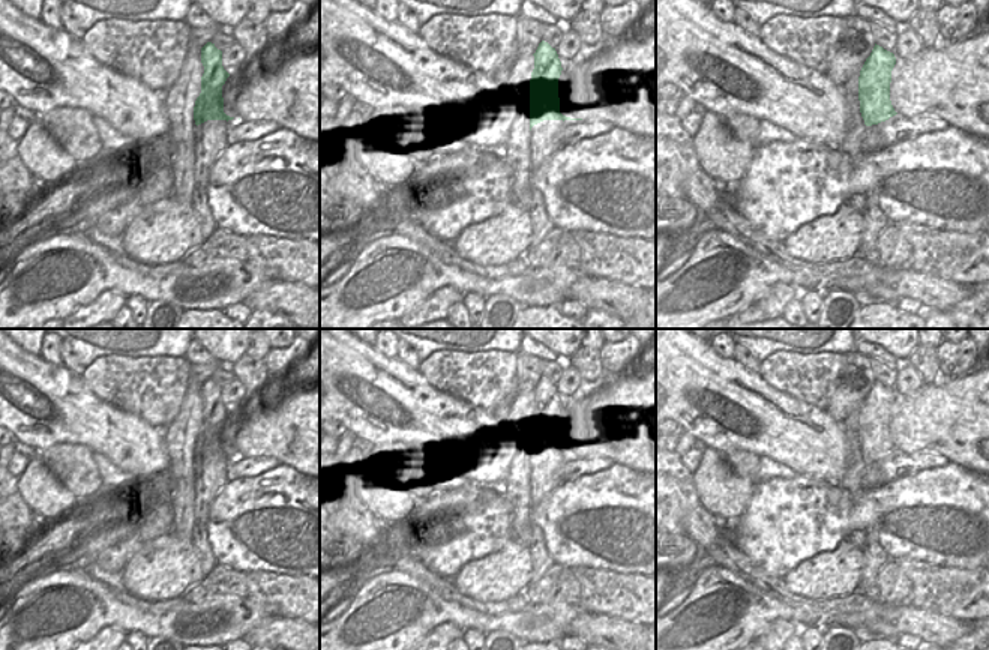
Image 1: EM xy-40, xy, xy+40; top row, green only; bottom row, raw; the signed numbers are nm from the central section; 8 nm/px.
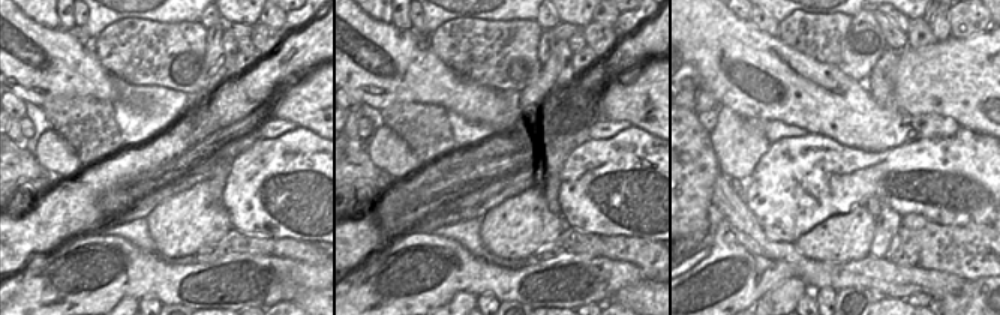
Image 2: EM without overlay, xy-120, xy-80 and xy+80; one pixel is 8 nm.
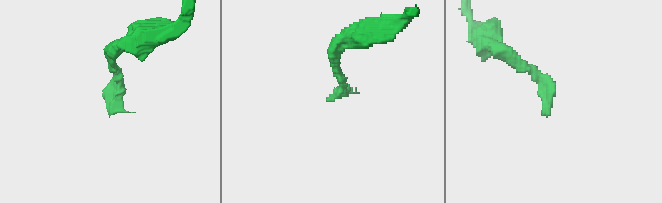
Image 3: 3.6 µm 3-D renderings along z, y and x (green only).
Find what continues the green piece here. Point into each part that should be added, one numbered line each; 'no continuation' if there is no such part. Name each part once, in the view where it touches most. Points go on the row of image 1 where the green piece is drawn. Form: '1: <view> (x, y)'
1: xy (547, 137)

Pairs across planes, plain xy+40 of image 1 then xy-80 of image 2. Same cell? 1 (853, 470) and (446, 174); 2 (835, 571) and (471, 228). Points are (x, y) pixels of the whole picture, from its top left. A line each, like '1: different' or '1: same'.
1: different
2: different

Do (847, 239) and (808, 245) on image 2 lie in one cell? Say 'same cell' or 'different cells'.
same cell

